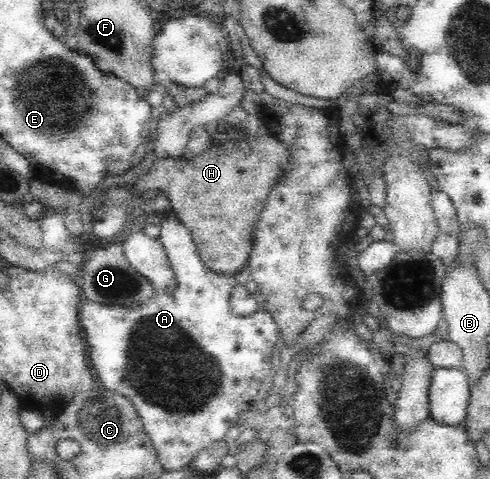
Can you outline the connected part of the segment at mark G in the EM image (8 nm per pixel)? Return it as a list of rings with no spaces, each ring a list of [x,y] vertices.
[[[120,239],[112,240],[112,244],[105,248],[95,248],[86,252],[85,265],[80,266],[81,298],[84,302],[98,302],[101,304],[118,304],[134,307],[153,298],[155,289],[153,284],[139,274],[127,261]]]

